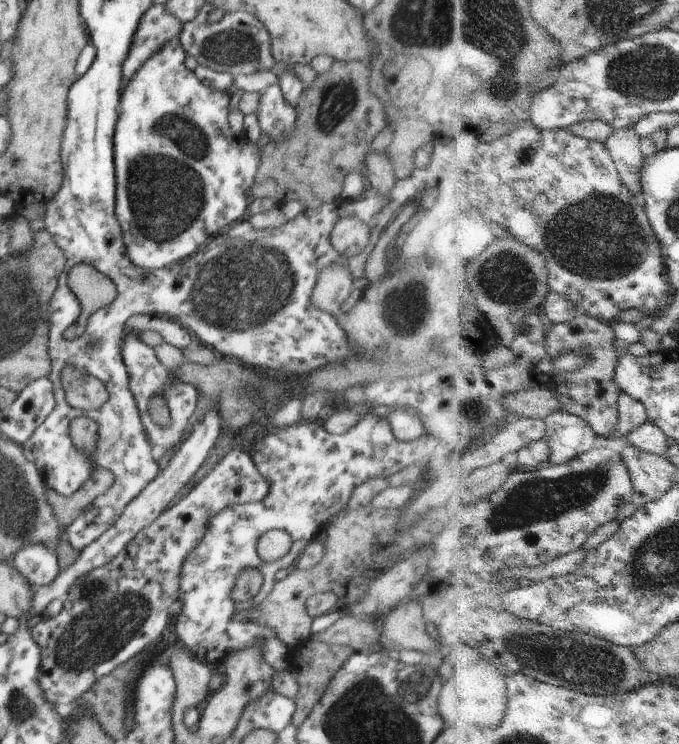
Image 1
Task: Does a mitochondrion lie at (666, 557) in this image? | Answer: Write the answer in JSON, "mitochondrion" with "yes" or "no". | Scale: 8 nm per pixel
{"mitochondrion":"yes"}

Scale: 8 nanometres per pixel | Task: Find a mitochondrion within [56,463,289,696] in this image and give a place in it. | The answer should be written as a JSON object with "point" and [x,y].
{"point":[201,570]}

